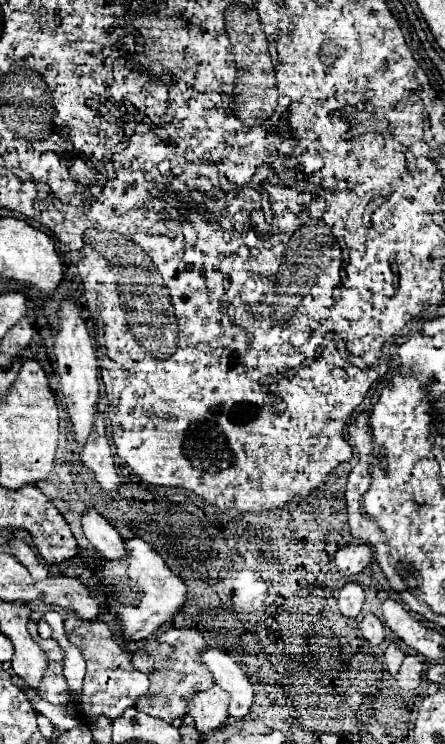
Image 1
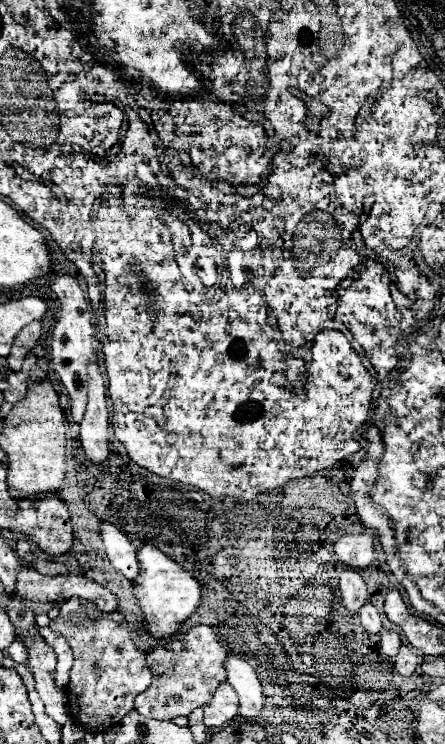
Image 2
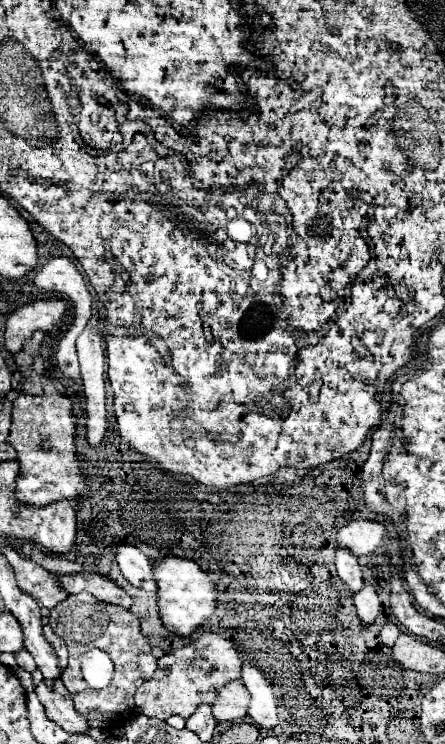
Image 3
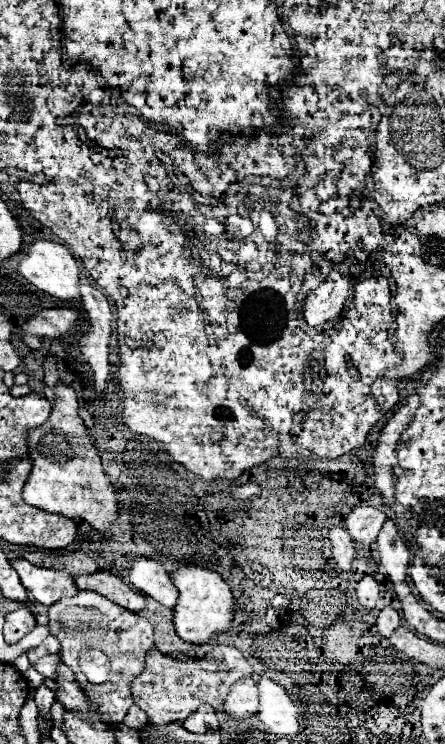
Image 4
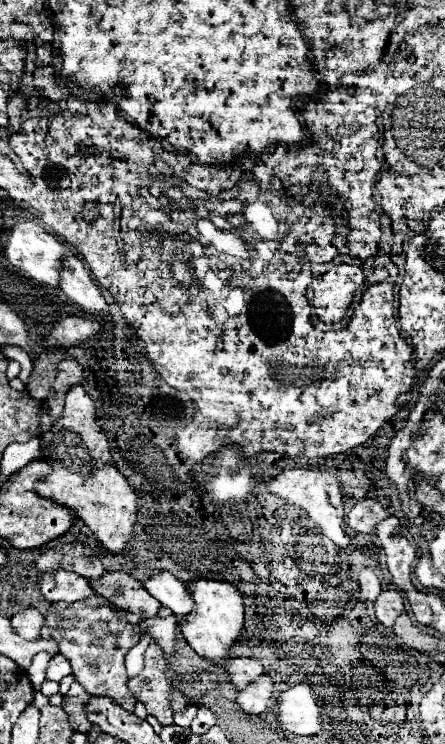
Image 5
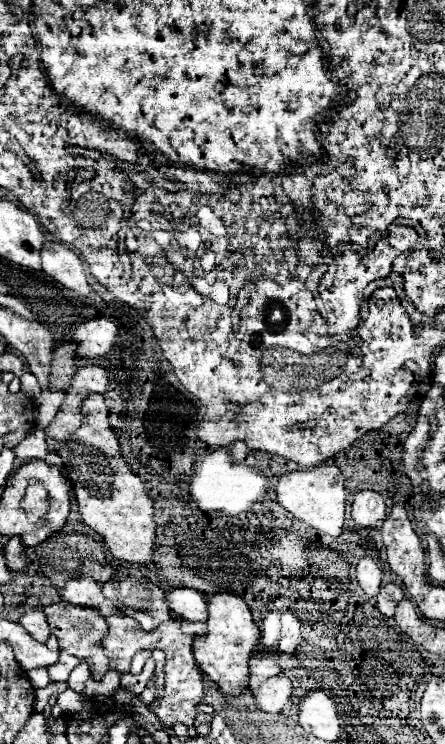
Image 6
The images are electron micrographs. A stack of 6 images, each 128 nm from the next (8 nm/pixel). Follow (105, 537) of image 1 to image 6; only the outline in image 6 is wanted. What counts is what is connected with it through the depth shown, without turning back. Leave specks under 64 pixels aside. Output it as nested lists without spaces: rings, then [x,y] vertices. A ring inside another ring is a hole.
[[[178,588],[166,594],[166,600],[178,616],[186,618],[188,622],[206,622],[208,620],[208,606],[204,596],[192,588]]]

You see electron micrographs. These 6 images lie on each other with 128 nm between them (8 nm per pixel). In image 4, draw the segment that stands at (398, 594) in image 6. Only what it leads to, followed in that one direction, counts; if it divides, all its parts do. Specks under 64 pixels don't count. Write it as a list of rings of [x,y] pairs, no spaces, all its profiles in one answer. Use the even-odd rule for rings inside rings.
[[[384,606],[376,618],[376,626],[384,638],[390,638],[394,628],[400,626],[400,612],[394,606]]]

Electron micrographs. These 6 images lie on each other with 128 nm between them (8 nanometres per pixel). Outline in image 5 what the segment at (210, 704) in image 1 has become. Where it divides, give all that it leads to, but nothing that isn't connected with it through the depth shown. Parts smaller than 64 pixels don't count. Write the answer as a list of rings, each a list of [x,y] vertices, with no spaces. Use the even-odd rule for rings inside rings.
[[[264,674],[256,678],[248,688],[238,692],[238,704],[246,714],[264,714],[274,698],[274,678],[270,674]]]

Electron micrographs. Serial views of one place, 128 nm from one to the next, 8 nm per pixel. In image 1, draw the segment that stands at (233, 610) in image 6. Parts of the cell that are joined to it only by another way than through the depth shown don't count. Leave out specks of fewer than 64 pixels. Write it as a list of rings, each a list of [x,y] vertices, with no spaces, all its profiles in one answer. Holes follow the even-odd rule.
[[[142,538],[126,540],[128,556],[124,560],[104,560],[102,566],[102,590],[108,594],[108,604],[118,614],[124,638],[144,640],[154,636],[166,622],[170,622],[186,602],[186,584],[178,578],[160,554]]]

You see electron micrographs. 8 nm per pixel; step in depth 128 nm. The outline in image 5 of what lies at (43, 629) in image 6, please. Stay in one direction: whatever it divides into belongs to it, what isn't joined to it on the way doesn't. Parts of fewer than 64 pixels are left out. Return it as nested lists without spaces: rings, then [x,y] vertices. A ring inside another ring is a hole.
[[[28,608],[18,612],[16,616],[10,618],[14,630],[26,638],[26,640],[38,640],[40,638],[40,630],[44,626],[44,616],[36,610],[36,608]]]

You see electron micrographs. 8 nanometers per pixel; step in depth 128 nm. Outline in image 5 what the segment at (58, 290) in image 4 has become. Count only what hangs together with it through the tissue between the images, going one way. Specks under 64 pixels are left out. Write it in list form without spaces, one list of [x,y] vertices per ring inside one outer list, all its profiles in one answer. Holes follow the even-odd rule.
[[[24,220],[8,230],[8,242],[4,246],[4,256],[10,260],[12,266],[28,272],[38,282],[58,286],[58,266],[60,266],[60,260],[66,256],[66,250],[54,234],[42,230],[32,220]]]

